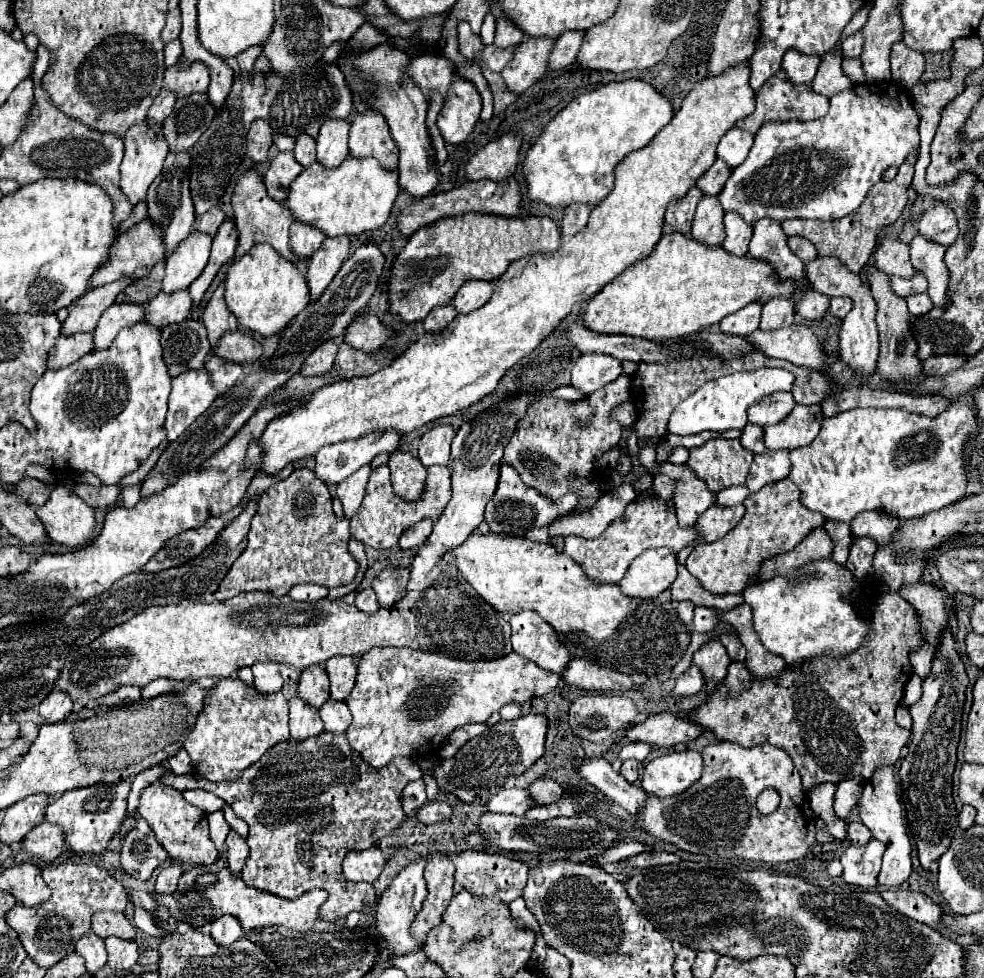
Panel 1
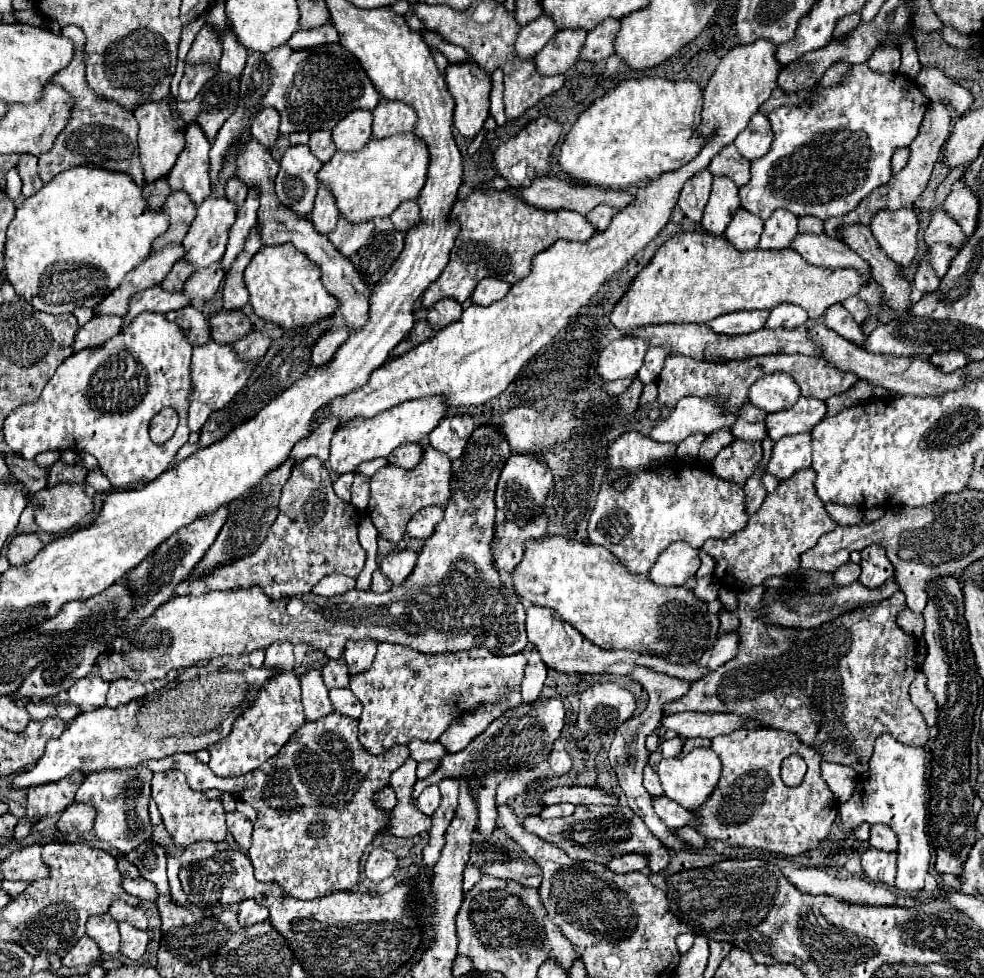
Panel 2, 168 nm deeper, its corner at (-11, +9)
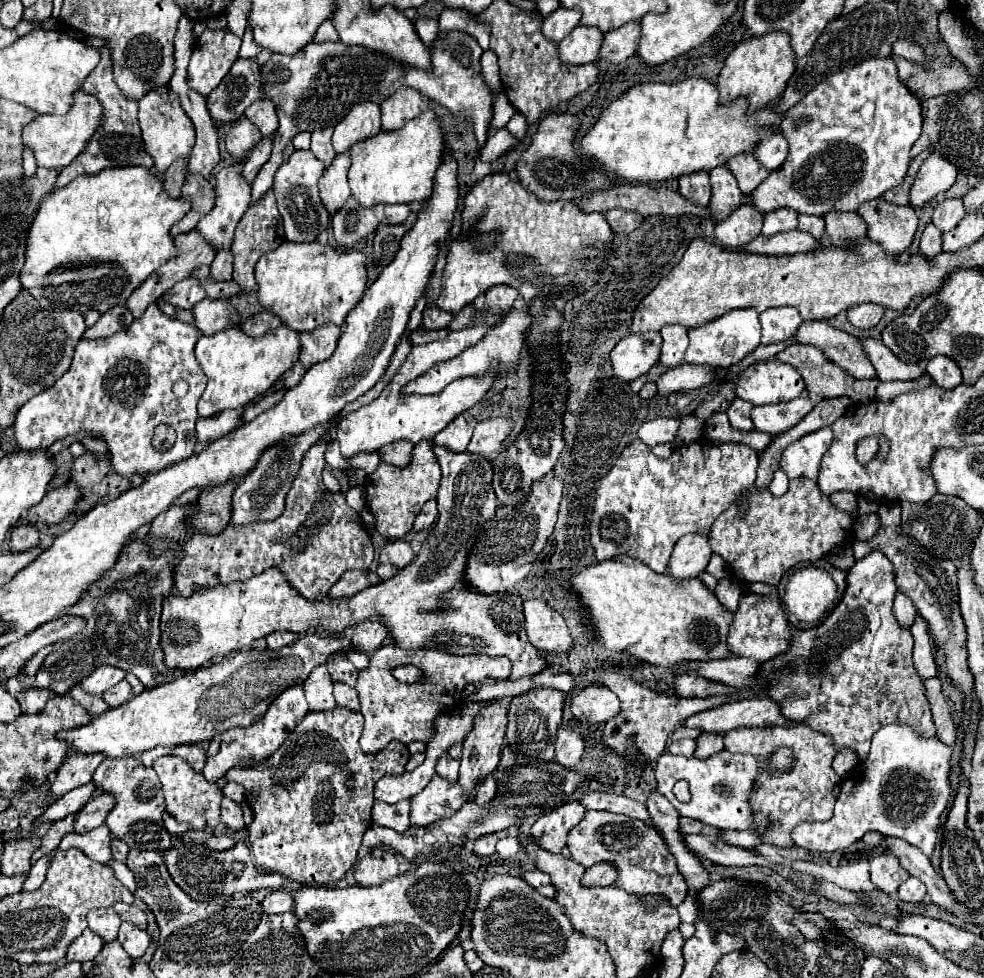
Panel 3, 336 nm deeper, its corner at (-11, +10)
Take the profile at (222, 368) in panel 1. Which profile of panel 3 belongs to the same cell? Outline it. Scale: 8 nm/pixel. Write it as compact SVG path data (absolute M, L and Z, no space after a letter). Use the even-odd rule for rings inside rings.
M261 312L261 314L255 314L247 320L241 322L241 328L247 336L263 336L265 332L273 332L277 326L281 326L281 318L277 314L269 314L269 312Z

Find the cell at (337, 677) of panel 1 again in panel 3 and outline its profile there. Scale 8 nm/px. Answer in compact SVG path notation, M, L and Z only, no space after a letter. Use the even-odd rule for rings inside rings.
M367 620L363 624L355 624L355 626L347 628L345 634L357 650L361 650L365 654L373 654L383 644L389 630L383 620Z

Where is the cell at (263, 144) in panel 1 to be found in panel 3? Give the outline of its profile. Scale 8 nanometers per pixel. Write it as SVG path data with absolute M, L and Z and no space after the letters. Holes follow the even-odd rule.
M267 98L253 102L245 110L245 116L261 130L263 136L271 136L275 132L275 128L279 126L275 104L273 104L273 100L267 100Z

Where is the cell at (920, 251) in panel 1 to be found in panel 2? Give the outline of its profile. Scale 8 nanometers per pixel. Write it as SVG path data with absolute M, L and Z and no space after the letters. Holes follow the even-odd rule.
M937 209L925 231L925 245L935 245L935 243L947 243L949 247L955 249L959 249L965 243L965 233L943 209Z

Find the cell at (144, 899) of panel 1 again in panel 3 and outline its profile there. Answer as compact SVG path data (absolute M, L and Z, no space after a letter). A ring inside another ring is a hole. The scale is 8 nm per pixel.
M113 836L113 840L111 840L111 852L113 852L113 858L115 858L117 862L125 862L125 860L127 860L129 846L127 846L123 840L119 840L119 838Z

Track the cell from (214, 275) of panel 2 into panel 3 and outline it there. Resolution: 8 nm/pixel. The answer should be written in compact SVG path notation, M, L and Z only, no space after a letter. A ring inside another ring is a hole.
M219 250L211 264L211 276L215 280L231 280L231 274L233 274L233 254L231 250Z

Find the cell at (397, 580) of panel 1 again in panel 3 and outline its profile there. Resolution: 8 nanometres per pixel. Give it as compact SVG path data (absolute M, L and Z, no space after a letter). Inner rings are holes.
M393 540L389 542L387 546L381 548L381 554L379 554L379 562L389 562L393 566L397 566L399 570L405 568L411 560L415 558L411 546L405 542L405 540Z

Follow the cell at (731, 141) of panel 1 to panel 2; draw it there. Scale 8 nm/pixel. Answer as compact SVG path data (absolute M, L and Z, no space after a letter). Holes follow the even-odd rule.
M755 113L747 129L741 131L741 135L737 135L735 147L745 159L751 161L765 155L771 147L771 141L773 141L773 133L771 133L769 119L763 113Z

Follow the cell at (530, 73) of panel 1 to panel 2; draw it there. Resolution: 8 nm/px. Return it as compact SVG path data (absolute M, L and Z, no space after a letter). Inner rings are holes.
M561 29L547 45L533 57L539 75L559 75L565 73L579 57L583 41L587 37L585 29Z

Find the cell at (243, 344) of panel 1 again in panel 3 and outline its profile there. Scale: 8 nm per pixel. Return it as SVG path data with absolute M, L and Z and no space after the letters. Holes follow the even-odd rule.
M205 298L205 300L197 302L191 312L195 318L195 326L205 336L211 336L211 334L221 332L231 326L237 326L241 322L239 312L227 300Z

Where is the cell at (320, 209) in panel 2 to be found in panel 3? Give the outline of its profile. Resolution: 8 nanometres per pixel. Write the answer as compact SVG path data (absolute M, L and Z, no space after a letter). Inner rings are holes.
M349 152L337 154L333 164L319 178L321 200L323 200L325 208L329 210L329 214L335 214L347 202L347 198L351 196L349 182L347 182L347 170L351 166L349 160L351 160Z

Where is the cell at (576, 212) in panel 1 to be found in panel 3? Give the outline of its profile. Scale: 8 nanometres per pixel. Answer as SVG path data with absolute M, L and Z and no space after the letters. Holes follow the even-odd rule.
M611 210L605 214L605 218L611 224L613 232L617 232L617 234L629 234L629 232L637 230L641 226L641 222L645 220L641 214L627 212L627 210Z

